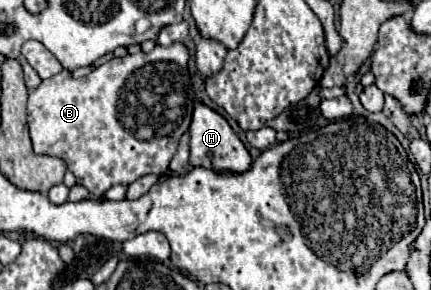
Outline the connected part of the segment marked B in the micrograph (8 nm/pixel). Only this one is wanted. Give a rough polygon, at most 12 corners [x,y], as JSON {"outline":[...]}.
{"outline":[[184,44],[62,70],[36,154],[100,198],[162,176],[190,126]]}

